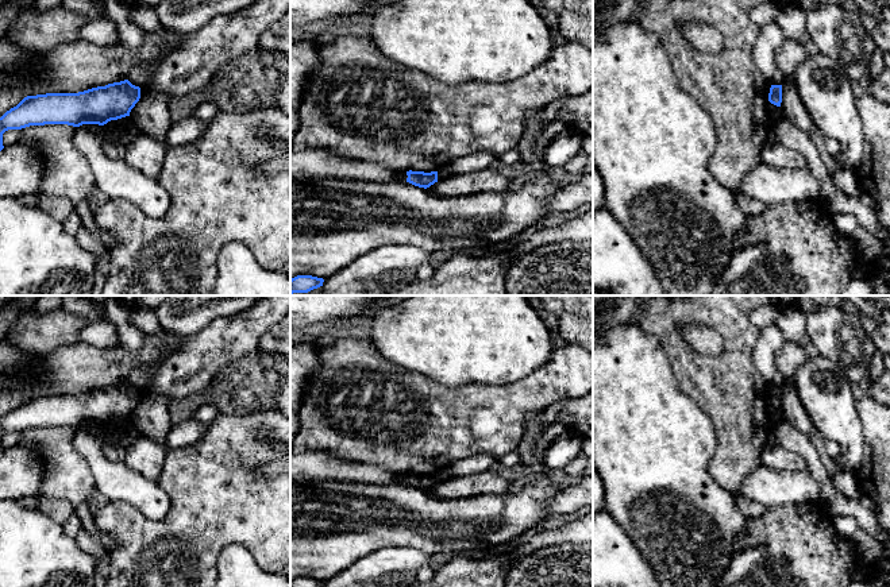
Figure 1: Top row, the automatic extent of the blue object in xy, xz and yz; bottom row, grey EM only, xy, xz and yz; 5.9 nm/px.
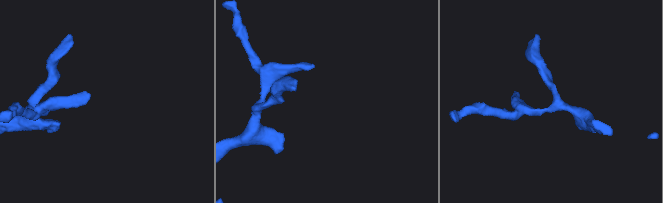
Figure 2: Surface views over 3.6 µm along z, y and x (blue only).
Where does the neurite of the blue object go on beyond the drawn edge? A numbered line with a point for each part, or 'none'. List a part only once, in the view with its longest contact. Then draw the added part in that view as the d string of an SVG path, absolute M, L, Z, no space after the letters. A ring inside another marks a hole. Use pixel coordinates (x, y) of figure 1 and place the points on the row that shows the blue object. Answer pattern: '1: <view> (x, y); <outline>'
none

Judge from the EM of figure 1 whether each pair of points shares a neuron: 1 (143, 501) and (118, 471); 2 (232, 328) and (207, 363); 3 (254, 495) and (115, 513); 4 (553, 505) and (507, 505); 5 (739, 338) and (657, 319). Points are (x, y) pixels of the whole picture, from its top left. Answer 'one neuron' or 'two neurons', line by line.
1: one neuron
2: one neuron
3: one neuron
4: two neurons
5: one neuron

